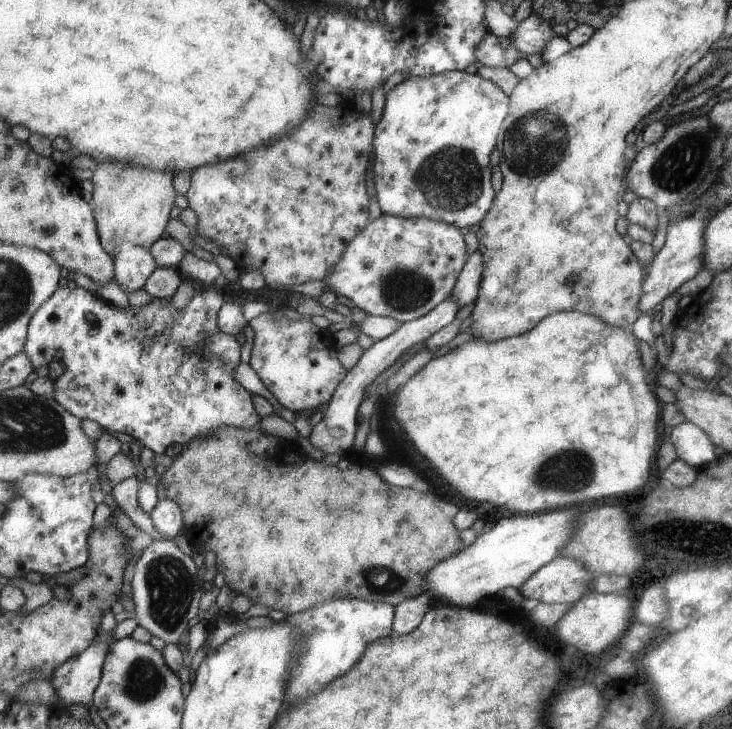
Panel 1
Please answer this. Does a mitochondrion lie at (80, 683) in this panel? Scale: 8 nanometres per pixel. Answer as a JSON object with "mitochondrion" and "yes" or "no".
{"mitochondrion":"no"}

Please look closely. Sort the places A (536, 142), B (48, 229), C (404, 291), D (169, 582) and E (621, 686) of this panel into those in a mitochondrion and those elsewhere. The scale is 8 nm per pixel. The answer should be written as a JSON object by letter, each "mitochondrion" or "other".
{"A":"mitochondrion","B":"mitochondrion","C":"mitochondrion","D":"mitochondrion","E":"other"}

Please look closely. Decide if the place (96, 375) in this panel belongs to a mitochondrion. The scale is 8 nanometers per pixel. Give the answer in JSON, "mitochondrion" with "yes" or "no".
{"mitochondrion":"no"}

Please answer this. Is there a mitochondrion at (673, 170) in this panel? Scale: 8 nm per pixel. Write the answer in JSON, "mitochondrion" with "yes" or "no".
{"mitochondrion":"yes"}

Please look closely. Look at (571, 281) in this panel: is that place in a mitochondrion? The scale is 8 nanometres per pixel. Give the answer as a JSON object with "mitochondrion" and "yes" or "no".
{"mitochondrion":"no"}

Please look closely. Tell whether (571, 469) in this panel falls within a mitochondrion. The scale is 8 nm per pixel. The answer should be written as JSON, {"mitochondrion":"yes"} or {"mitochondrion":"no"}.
{"mitochondrion":"yes"}

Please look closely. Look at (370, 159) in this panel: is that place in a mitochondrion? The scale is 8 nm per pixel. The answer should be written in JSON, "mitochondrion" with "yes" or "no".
{"mitochondrion":"no"}

